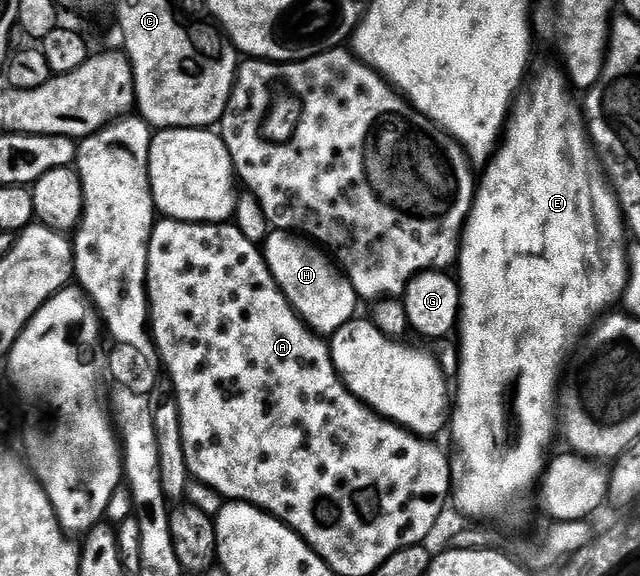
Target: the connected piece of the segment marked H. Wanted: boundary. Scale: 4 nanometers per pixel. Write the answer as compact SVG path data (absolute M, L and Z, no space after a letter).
M275 230L263 241L261 251L277 286L285 294L287 301L295 307L295 313L303 319L303 323L312 332L324 338L330 338L337 330L341 330L341 326L356 319L355 307L360 307L361 304L359 295L355 293L347 277L343 275L338 263L322 247L316 246L310 239L294 232Z

